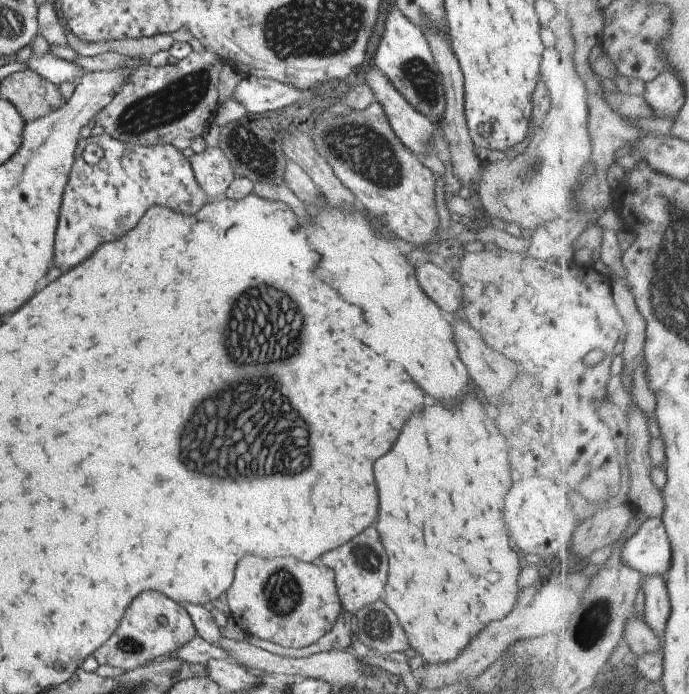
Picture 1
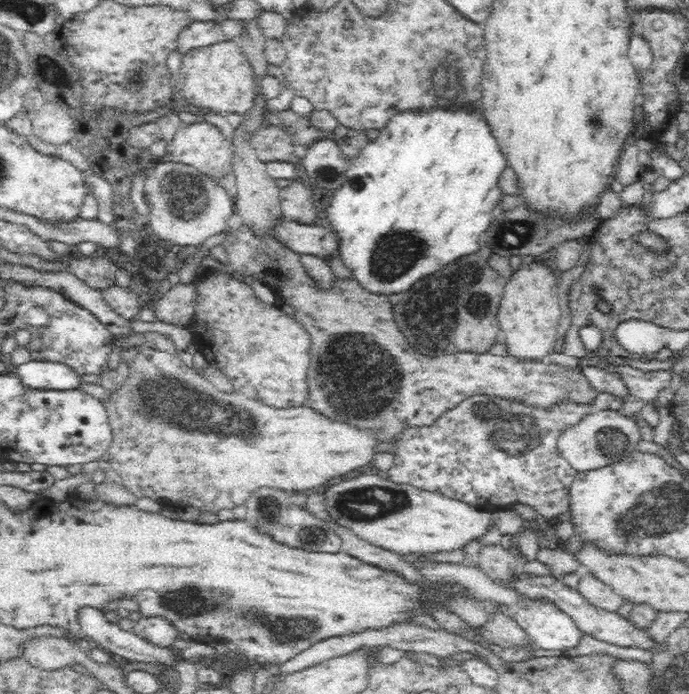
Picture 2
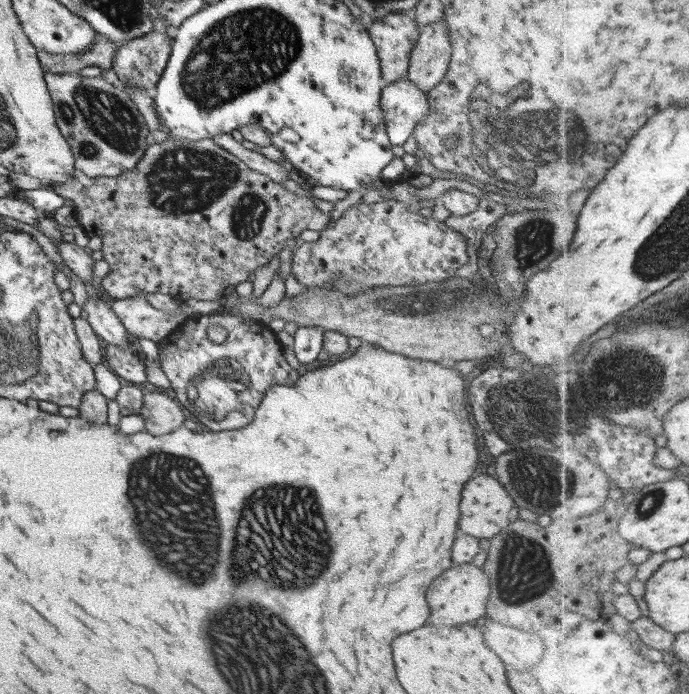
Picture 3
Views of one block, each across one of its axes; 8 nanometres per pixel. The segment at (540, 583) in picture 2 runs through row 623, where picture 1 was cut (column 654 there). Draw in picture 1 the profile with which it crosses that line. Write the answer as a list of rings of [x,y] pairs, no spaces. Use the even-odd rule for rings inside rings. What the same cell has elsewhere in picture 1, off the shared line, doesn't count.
[[[651,576],[645,582],[645,617],[654,632],[664,636],[671,621],[673,606],[665,576]]]

